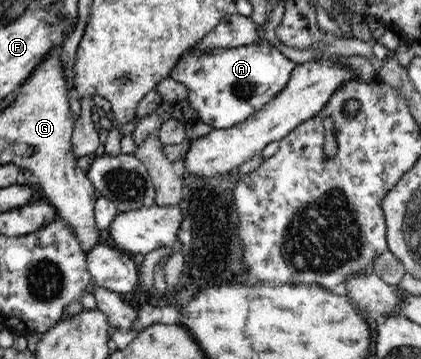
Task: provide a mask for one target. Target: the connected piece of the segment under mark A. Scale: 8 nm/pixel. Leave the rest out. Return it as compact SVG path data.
M252 43L236 48L221 48L196 53L187 51L177 60L170 71L170 78L180 82L188 89L188 106L196 114L192 120L202 120L212 129L226 129L244 122L246 118L258 112L267 102L270 102L290 80L296 63L288 59L280 50L269 43Z

